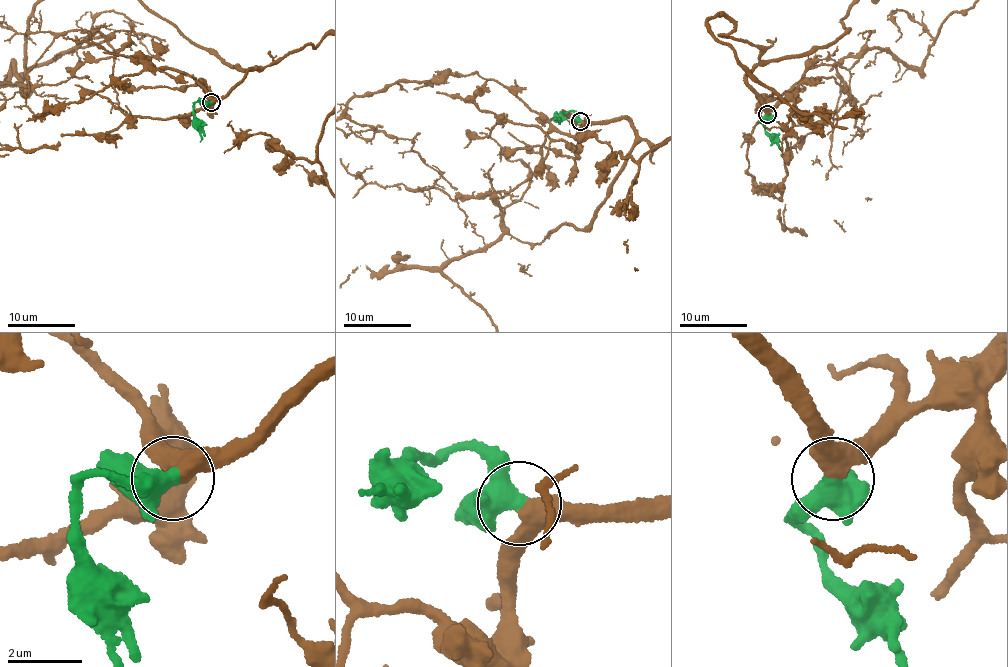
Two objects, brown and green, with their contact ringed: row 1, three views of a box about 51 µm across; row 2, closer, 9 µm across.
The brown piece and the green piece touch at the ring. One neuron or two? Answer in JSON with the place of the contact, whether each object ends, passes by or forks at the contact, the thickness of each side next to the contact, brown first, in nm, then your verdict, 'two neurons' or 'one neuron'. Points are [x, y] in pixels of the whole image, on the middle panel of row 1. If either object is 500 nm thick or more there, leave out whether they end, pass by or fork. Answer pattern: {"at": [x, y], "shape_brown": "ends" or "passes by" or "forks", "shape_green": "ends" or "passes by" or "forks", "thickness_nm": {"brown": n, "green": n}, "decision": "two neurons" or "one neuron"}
{"at": [580, 121], "shape_brown": "passes by", "shape_green": "forks", "thickness_nm": {"brown": 480, "green": 360}, "decision": "one neuron"}

